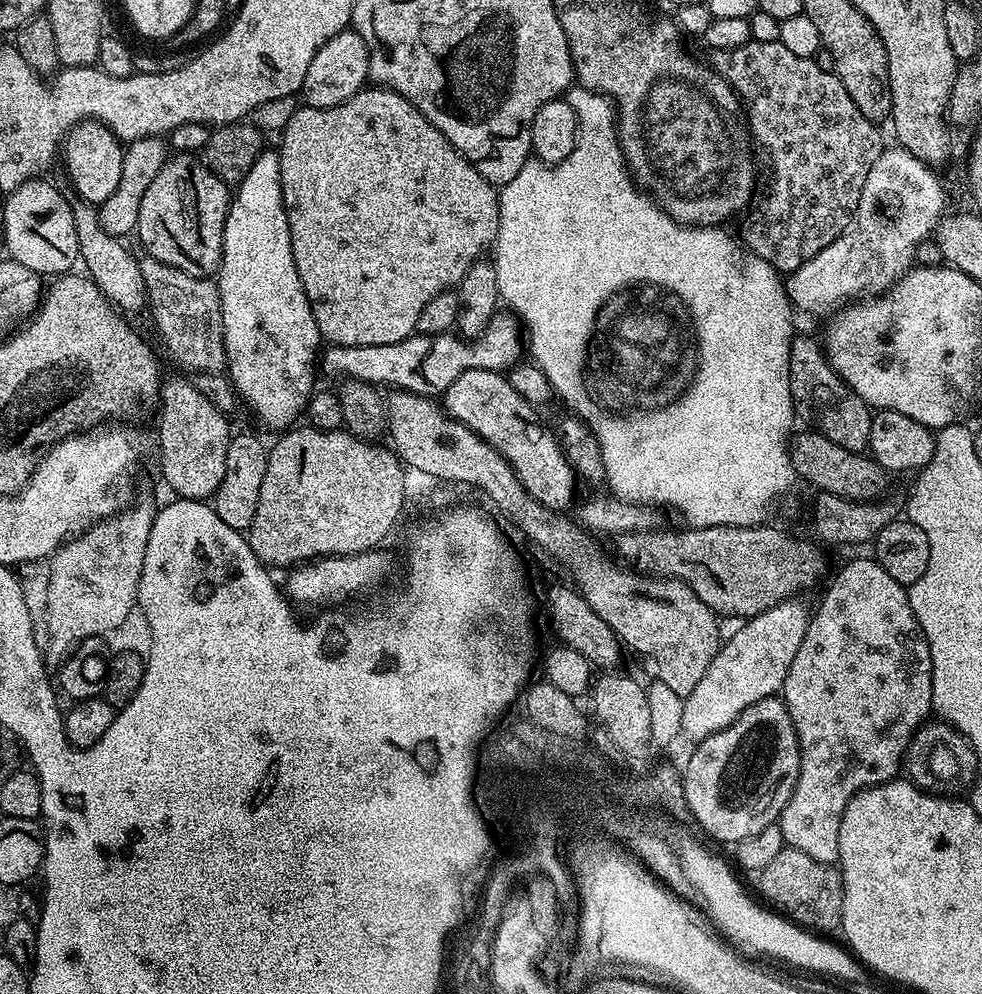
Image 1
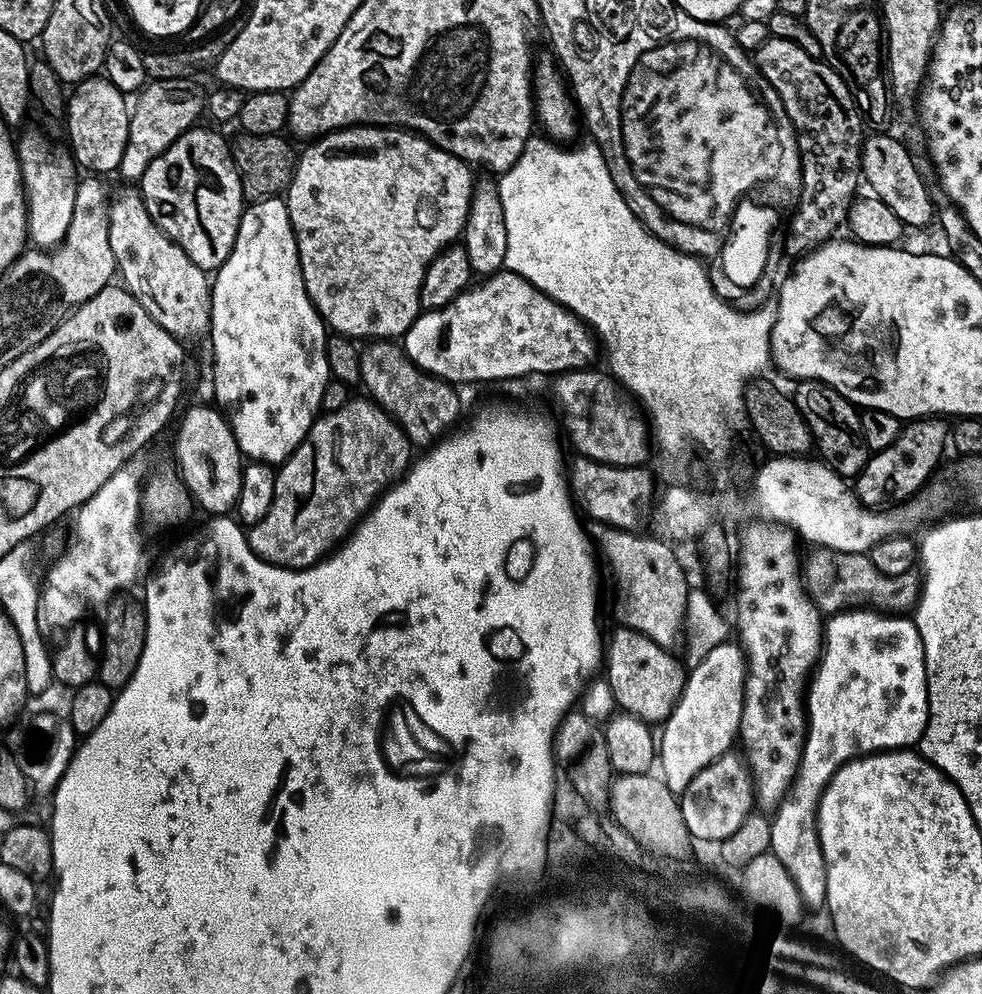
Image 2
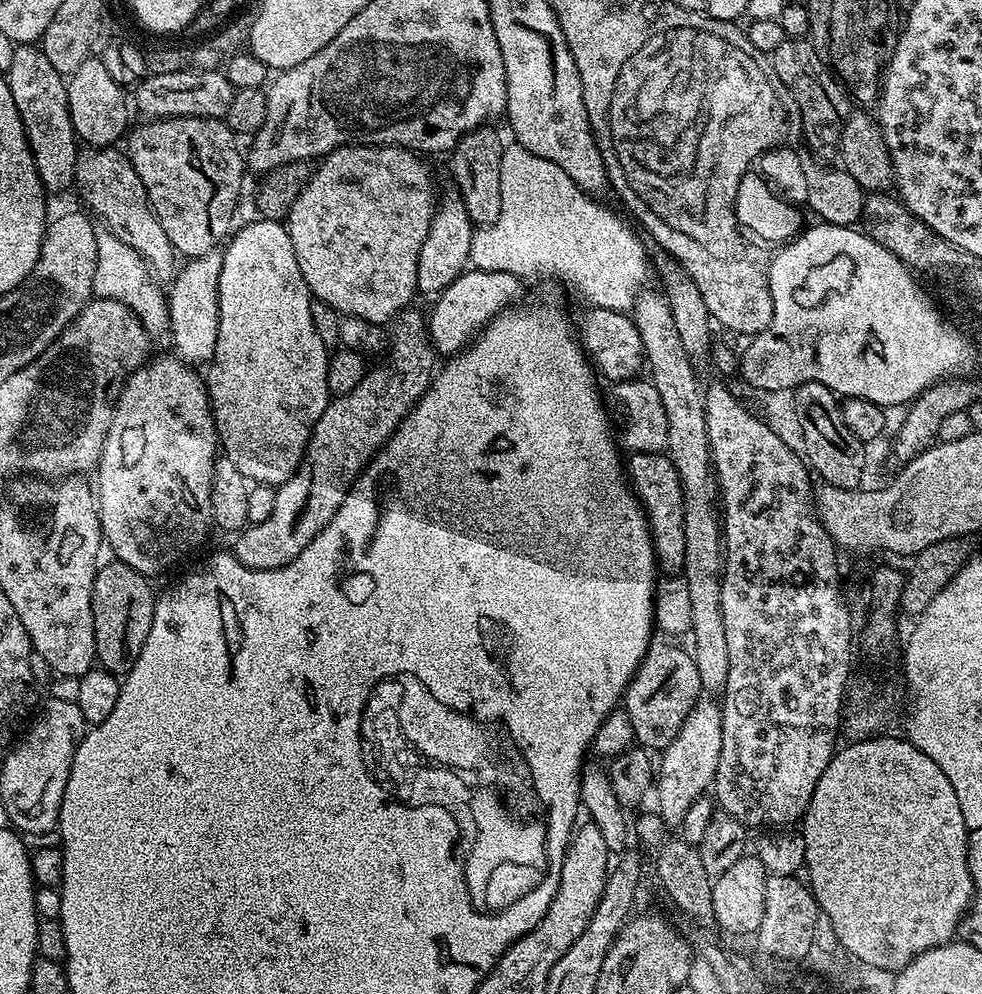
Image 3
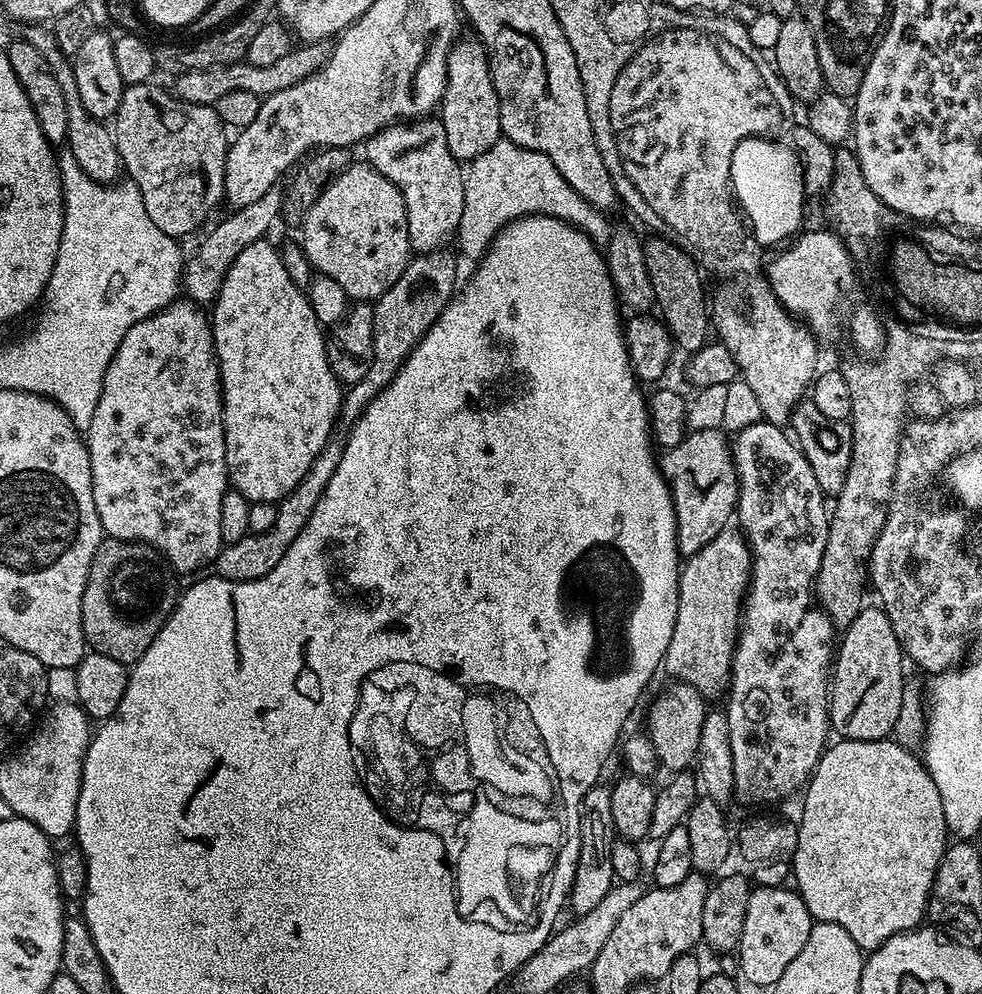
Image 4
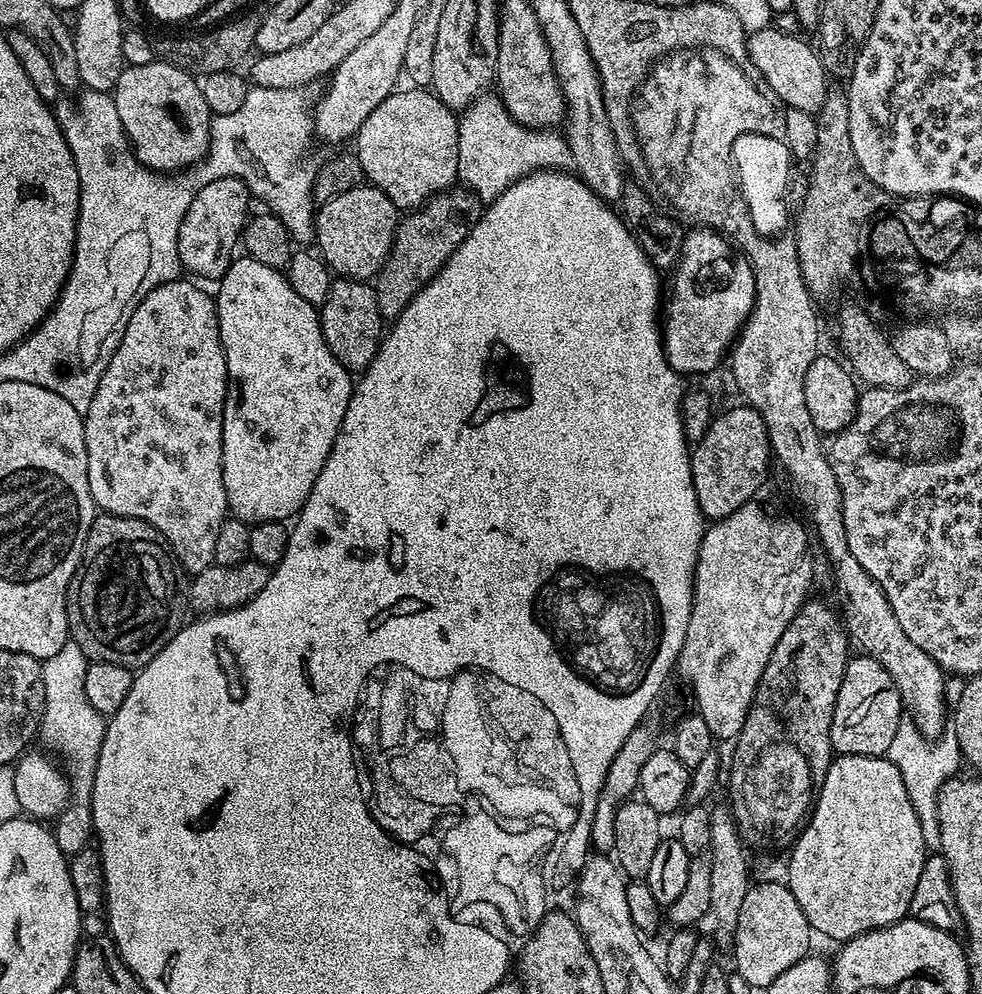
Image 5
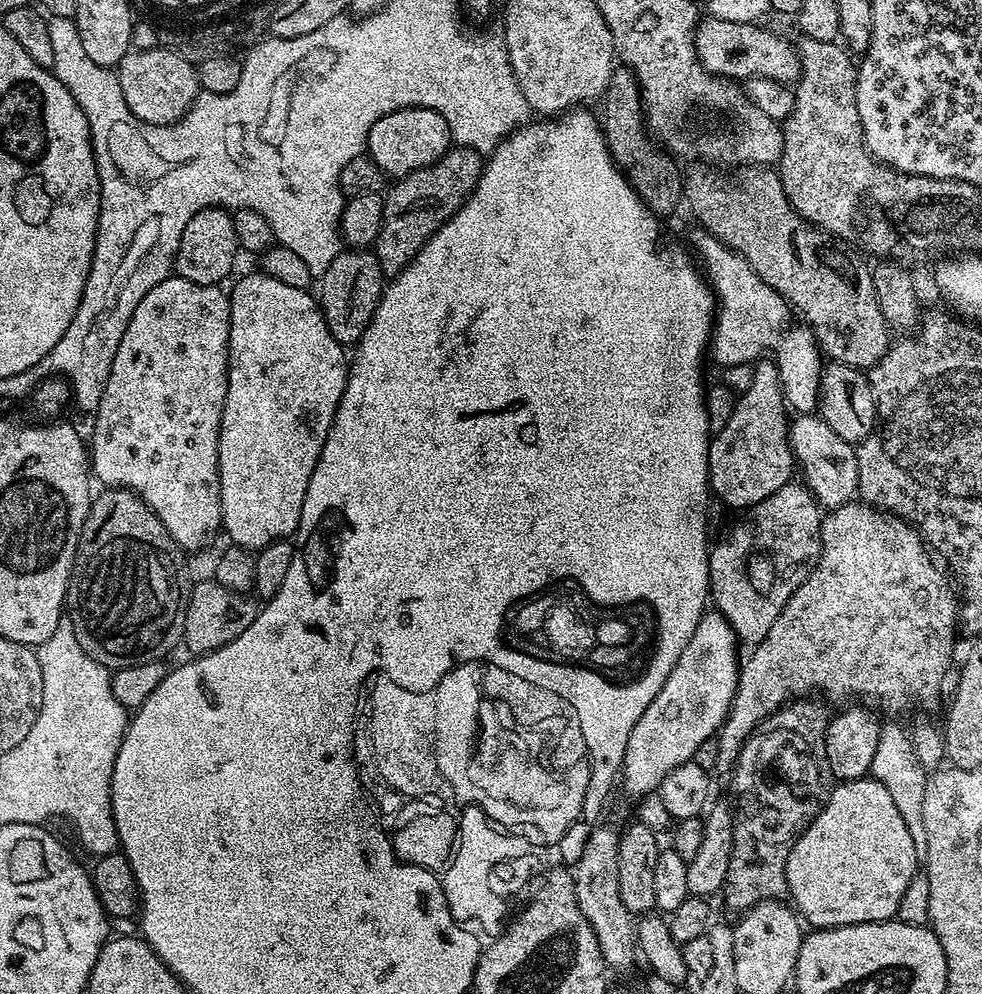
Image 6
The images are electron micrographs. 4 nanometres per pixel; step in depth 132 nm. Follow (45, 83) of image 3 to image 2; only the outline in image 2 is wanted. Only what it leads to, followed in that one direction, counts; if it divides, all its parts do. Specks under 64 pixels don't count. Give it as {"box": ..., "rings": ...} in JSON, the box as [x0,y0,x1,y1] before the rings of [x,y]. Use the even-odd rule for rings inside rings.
{"box":[16,128,78,250],"rings":[[[36,128],[22,133],[16,140],[16,157],[20,163],[28,207],[28,238],[40,250],[51,250],[59,246],[66,238],[66,230],[70,230],[70,218],[74,218],[78,165],[71,151],[63,143],[60,144],[55,144],[46,133]]]}

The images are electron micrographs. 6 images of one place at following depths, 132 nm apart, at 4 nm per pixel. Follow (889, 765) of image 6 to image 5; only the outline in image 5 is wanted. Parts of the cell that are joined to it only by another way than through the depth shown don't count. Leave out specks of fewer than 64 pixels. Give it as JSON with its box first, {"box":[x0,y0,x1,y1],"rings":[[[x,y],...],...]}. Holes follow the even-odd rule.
{"box":[886,718,963,856],"rings":[[[902,718],[898,724],[897,733],[890,742],[890,750],[886,758],[898,766],[903,774],[907,793],[910,794],[910,800],[914,803],[914,808],[918,811],[922,822],[925,847],[935,855],[944,856],[944,821],[938,814],[939,805],[936,800],[942,785],[957,773],[955,772],[956,763],[963,761],[957,732],[951,724],[948,724],[945,725],[942,735],[929,741],[917,730],[910,718]],[[924,806],[928,810],[925,810]]]}

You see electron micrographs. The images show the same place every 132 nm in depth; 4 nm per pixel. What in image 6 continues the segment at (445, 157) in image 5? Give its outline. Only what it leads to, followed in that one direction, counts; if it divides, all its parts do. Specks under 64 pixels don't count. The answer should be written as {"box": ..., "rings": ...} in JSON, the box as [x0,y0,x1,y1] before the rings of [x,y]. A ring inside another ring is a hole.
{"box":[366,108,452,178],"rings":[[[403,108],[394,110],[394,114],[386,114],[386,118],[378,118],[378,122],[370,126],[366,152],[382,169],[385,177],[399,178],[438,162],[438,158],[447,154],[451,147],[452,131],[438,110]]]}

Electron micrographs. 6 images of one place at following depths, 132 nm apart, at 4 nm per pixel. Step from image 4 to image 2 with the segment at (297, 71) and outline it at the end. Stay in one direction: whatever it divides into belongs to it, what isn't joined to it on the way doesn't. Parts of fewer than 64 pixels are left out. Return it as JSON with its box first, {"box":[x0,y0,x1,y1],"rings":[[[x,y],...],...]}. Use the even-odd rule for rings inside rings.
{"box":[118,80,206,182],"rings":[[[154,80],[144,85],[135,97],[128,117],[128,137],[126,150],[122,150],[122,162],[118,169],[128,182],[138,182],[142,174],[146,174],[146,166],[154,162],[158,154],[162,154],[179,138],[182,133],[197,123],[196,120],[206,108],[206,100],[187,83],[179,80]]]}

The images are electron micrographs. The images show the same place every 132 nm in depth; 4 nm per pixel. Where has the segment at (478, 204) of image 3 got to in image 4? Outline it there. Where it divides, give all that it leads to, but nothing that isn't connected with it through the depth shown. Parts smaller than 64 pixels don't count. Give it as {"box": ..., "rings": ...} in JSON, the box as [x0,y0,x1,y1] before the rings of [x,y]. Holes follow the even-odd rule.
{"box":[438,39,502,162],"rings":[[[457,39],[448,55],[448,81],[444,96],[440,99],[438,119],[446,130],[446,146],[450,146],[450,154],[461,162],[471,162],[497,144],[502,133],[498,94],[490,74],[488,53],[479,39],[464,39]]]}

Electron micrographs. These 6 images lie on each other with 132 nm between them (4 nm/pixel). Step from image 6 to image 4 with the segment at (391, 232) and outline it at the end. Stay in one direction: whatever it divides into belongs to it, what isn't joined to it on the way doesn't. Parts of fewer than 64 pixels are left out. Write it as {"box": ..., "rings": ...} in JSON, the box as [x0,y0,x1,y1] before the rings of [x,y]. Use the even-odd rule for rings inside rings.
{"box":[338,250,457,426],"rings":[[[448,250],[421,252],[409,259],[398,282],[372,304],[374,362],[370,362],[370,371],[362,377],[362,382],[351,385],[343,393],[338,417],[341,425],[351,426],[370,401],[396,377],[414,346],[418,346],[426,330],[434,326],[444,307],[451,302],[457,288],[456,260]]]}

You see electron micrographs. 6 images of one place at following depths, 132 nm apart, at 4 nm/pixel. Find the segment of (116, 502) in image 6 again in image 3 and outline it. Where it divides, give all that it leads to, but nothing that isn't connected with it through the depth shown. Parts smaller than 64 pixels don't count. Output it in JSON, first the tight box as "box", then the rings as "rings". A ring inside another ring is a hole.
{"box":[92,562,156,674],"rings":[[[111,562],[99,569],[92,587],[92,613],[94,614],[94,642],[99,667],[113,674],[126,674],[138,662],[142,646],[154,622],[156,596],[149,577],[119,562]]]}

